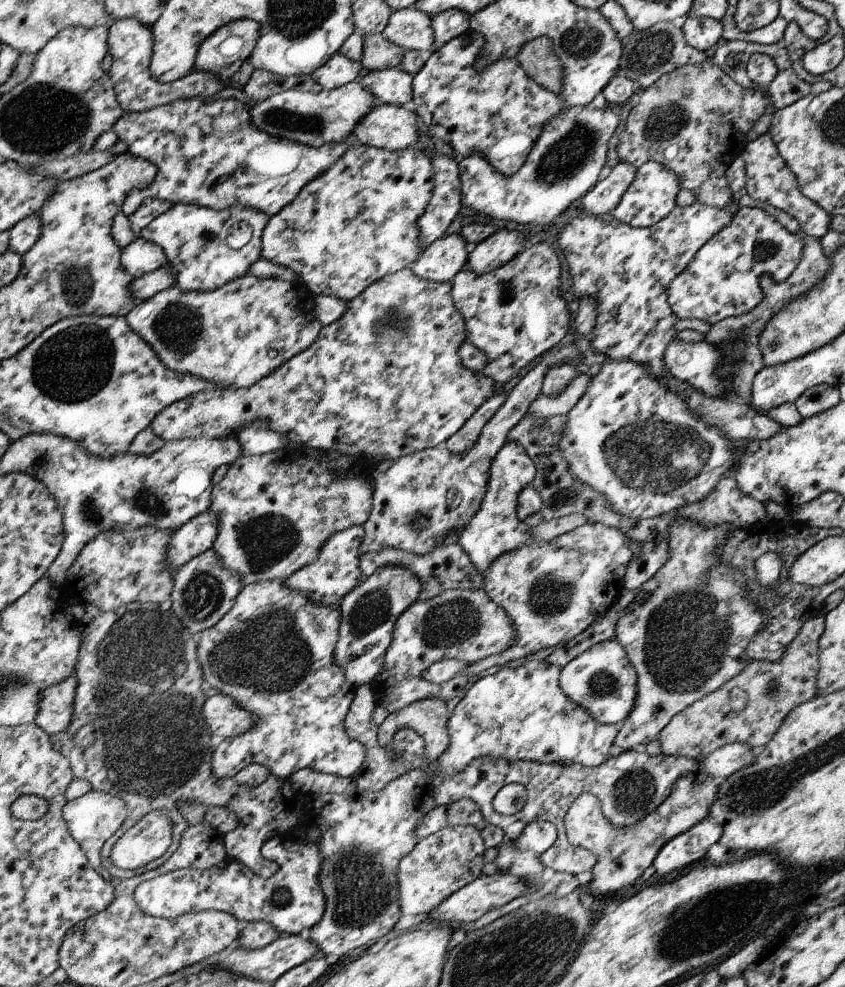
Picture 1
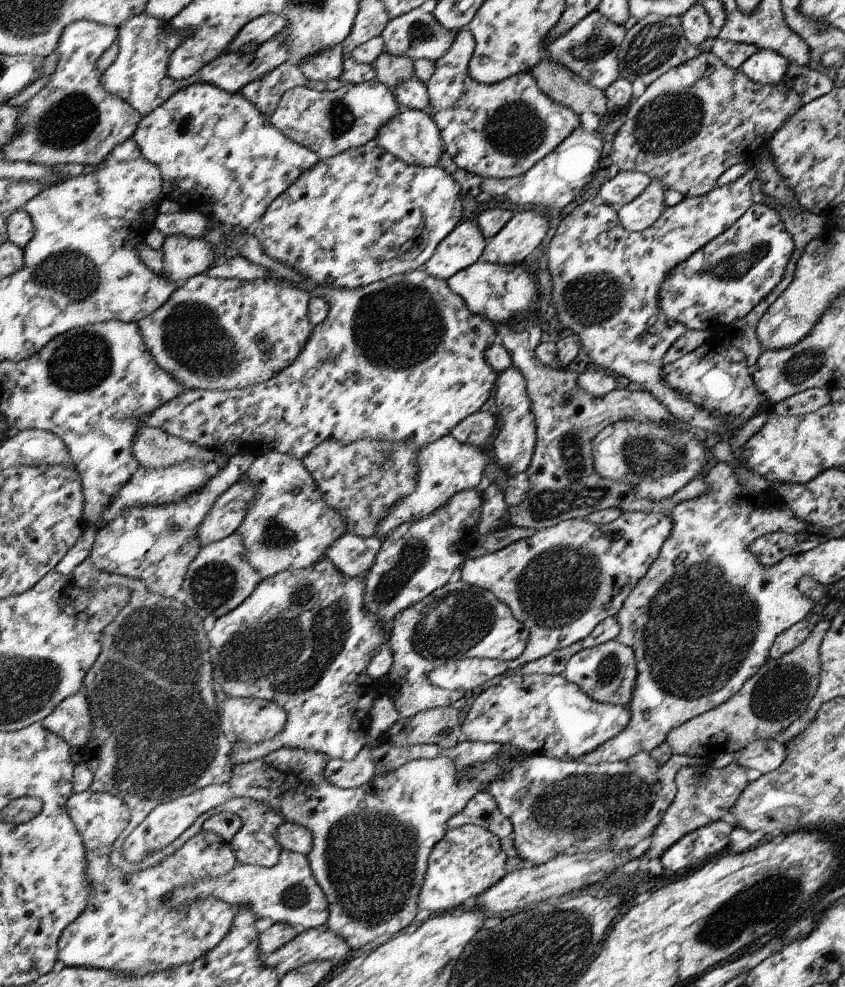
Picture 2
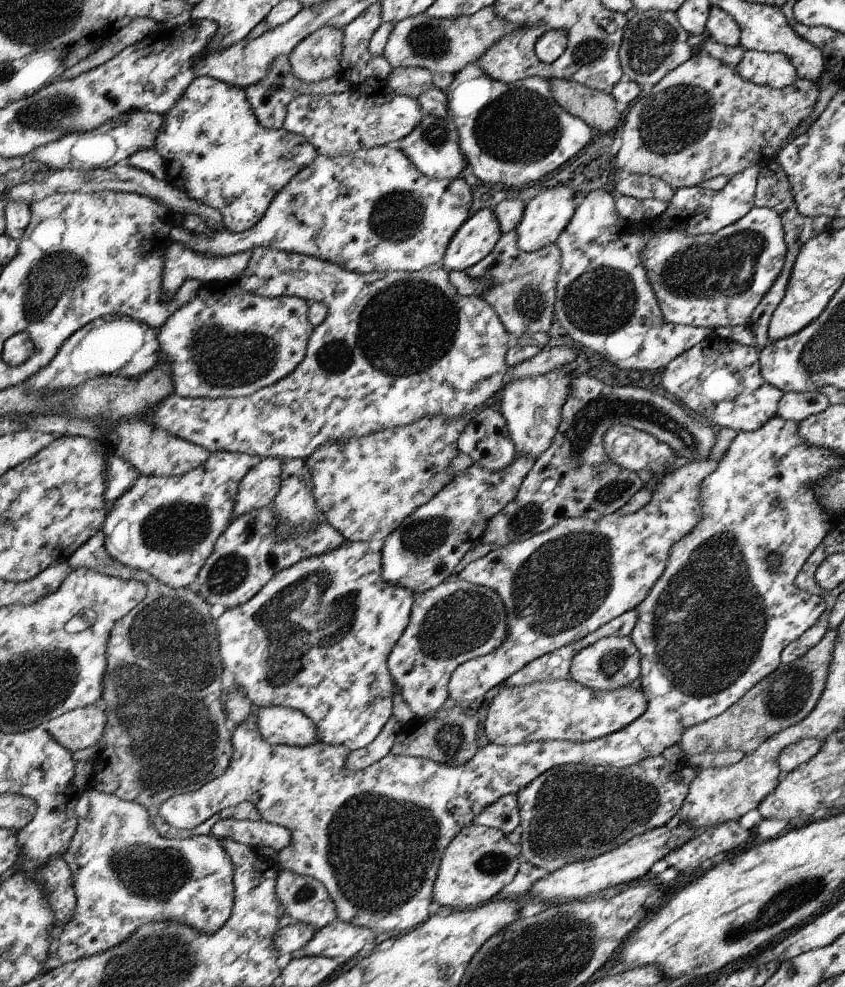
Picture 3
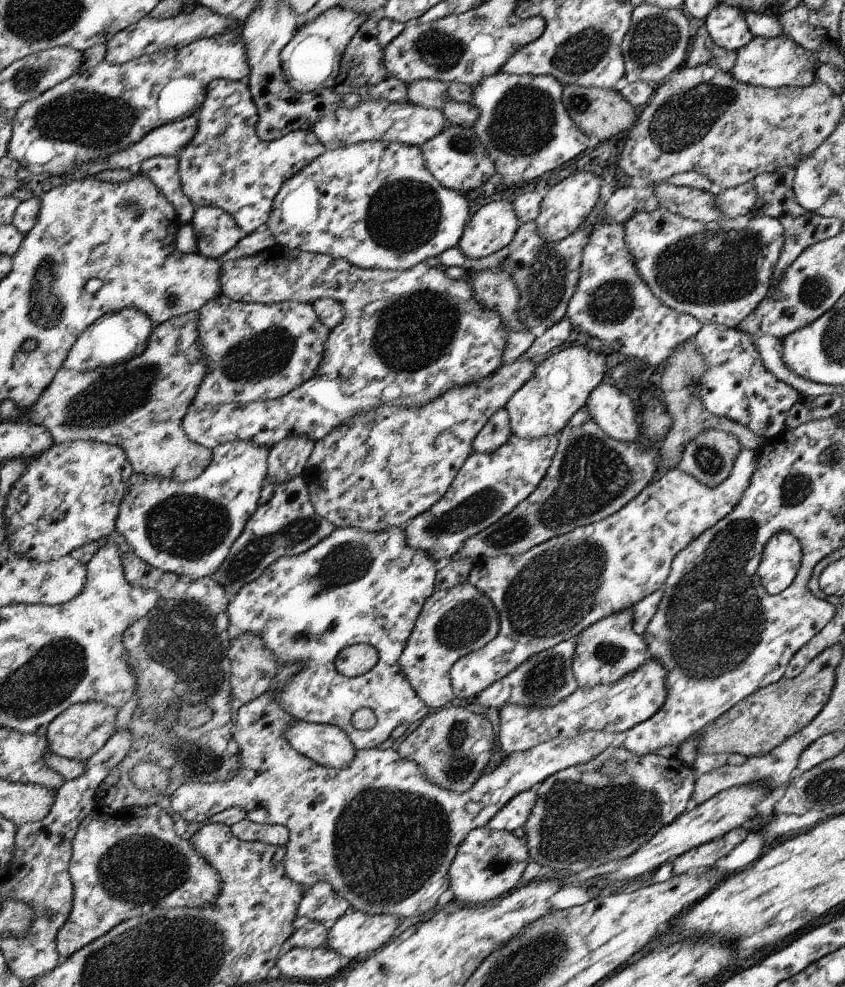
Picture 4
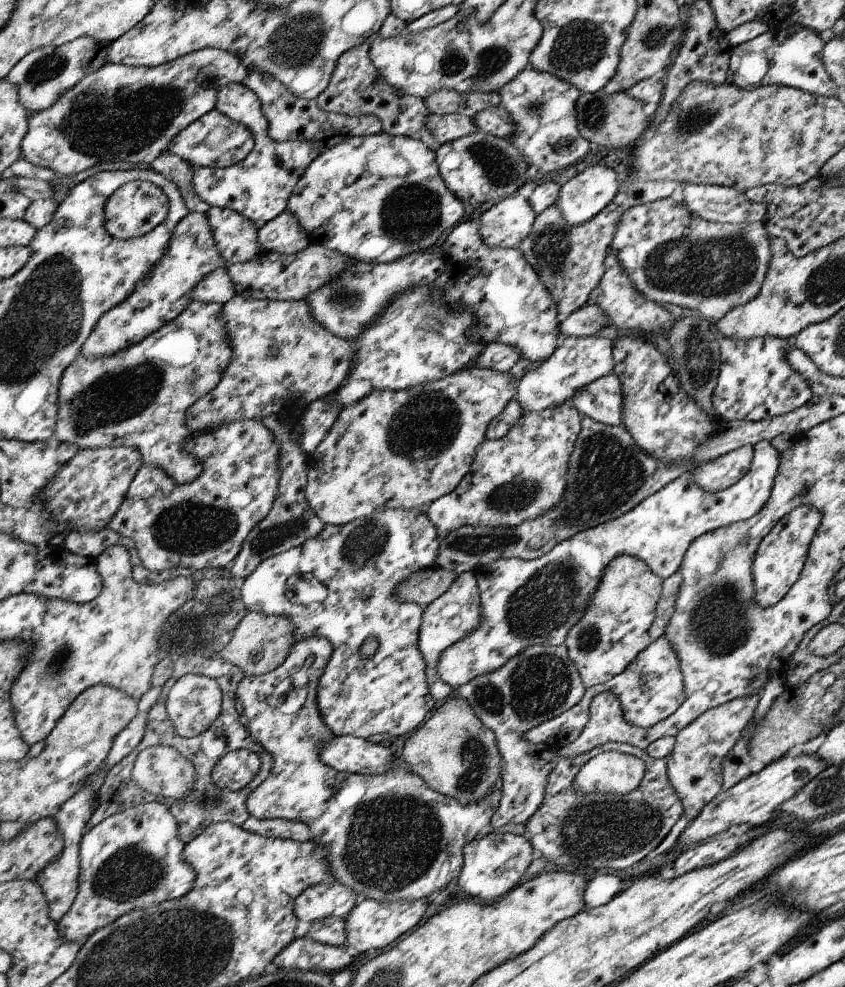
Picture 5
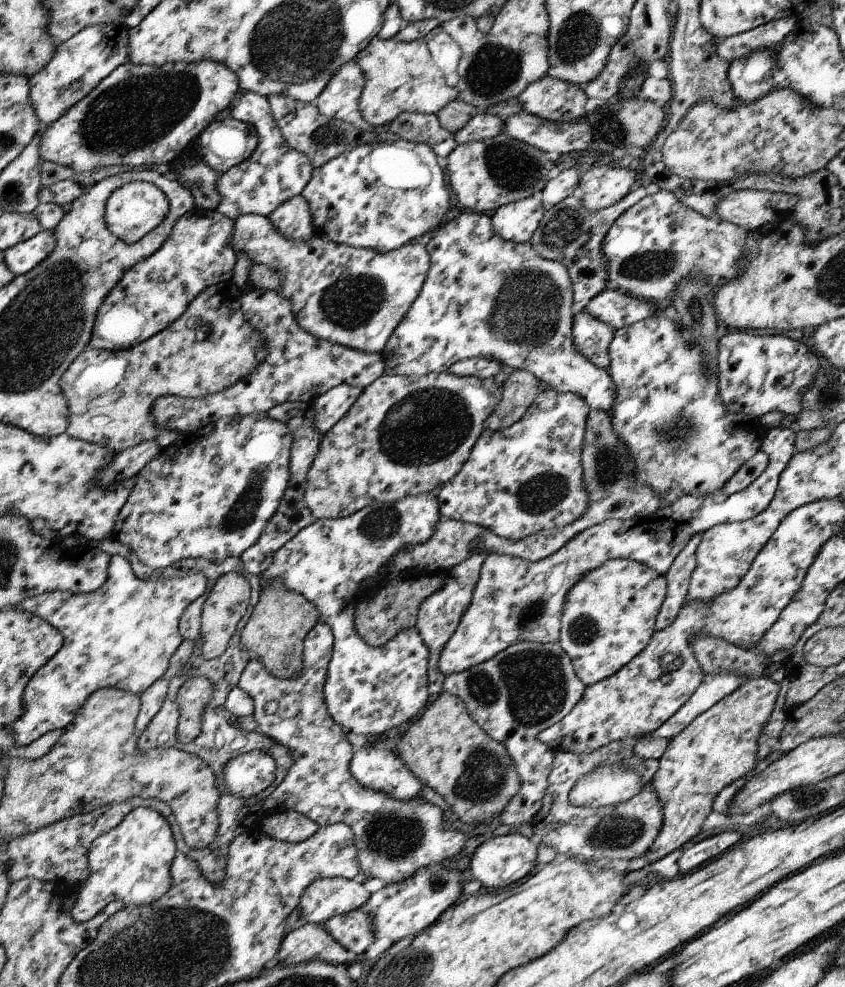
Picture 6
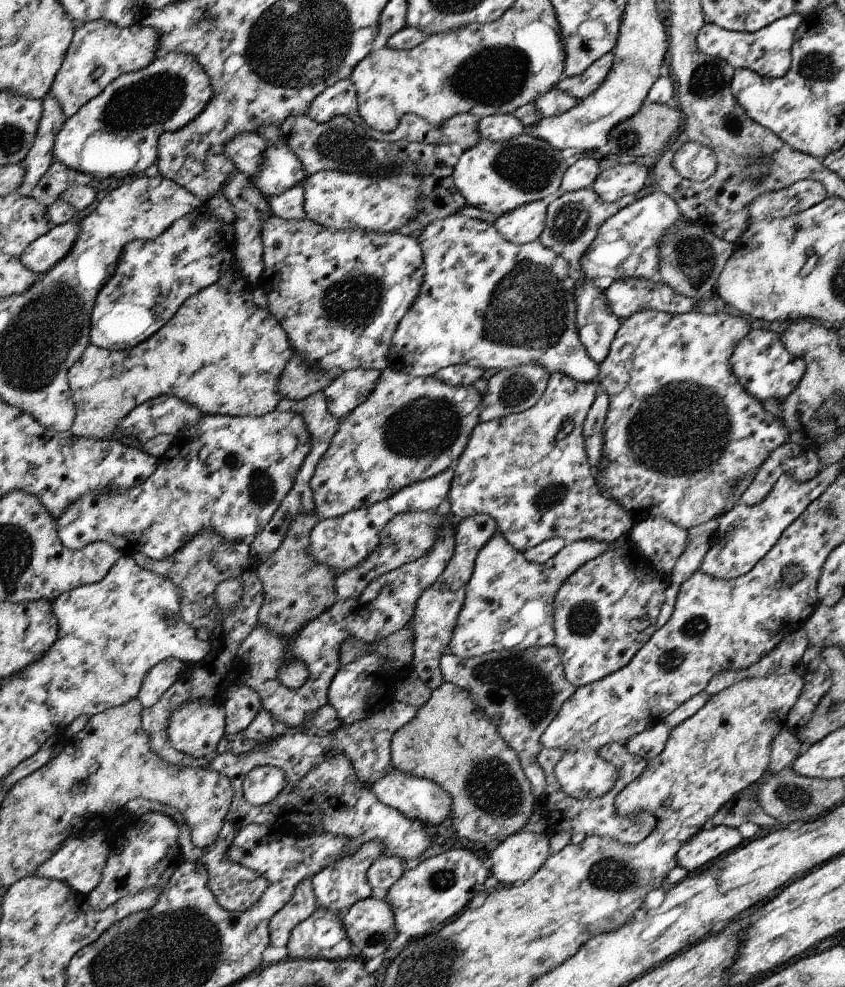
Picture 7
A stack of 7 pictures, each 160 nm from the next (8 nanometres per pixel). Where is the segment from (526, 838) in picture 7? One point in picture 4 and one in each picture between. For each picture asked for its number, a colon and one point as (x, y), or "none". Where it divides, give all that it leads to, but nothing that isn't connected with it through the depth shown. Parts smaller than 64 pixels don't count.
4: (489, 864)
5: (494, 865)
6: (500, 862)

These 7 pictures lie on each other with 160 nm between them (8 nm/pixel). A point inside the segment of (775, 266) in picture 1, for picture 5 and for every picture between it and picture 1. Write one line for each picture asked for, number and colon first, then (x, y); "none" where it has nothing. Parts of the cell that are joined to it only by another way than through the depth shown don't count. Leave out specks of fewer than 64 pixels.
2: (720, 284)
3: (716, 280)
4: (720, 272)
5: (674, 257)

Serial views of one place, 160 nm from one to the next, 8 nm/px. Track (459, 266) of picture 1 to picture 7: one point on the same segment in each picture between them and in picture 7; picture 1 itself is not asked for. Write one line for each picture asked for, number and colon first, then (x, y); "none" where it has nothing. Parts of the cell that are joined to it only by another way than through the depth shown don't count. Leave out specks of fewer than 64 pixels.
2: (465, 244)
3: (477, 238)
4: (493, 226)
5: (506, 224)
6: (517, 221)
7: (524, 224)

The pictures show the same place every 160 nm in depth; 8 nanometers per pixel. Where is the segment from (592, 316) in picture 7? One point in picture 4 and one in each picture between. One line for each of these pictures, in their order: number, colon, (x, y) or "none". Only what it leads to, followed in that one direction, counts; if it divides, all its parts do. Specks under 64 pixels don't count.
4: (561, 385)
5: (578, 361)
6: (593, 336)

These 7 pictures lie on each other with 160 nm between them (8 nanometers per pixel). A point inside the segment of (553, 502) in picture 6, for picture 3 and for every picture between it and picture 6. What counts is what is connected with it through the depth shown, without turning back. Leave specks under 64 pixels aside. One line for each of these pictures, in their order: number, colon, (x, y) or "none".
3: (422, 553)
4: (490, 485)
5: (516, 478)

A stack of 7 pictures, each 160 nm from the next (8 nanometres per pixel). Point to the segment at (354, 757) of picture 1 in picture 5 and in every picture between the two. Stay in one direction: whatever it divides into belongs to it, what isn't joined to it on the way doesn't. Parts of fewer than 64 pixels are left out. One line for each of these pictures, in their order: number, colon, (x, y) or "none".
2: (303, 639)
3: (317, 637)
4: (356, 586)
5: (340, 585)

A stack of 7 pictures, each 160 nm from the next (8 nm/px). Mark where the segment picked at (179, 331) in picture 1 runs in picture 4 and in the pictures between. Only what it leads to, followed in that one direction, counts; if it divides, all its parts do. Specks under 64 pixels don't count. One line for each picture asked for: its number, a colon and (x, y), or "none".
2: (212, 334)
3: (225, 343)
4: (255, 352)

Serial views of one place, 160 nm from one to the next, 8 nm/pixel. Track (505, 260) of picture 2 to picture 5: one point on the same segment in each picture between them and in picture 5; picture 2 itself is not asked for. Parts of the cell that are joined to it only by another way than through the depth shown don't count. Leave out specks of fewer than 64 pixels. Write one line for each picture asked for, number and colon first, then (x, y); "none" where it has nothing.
3: (548, 214)
4: (565, 207)
5: (580, 199)

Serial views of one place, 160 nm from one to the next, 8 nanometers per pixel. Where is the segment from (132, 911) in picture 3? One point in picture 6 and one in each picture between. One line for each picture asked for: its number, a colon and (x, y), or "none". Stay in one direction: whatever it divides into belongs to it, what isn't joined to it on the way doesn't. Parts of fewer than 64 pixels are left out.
4: (128, 862)
5: (132, 860)
6: (132, 863)

